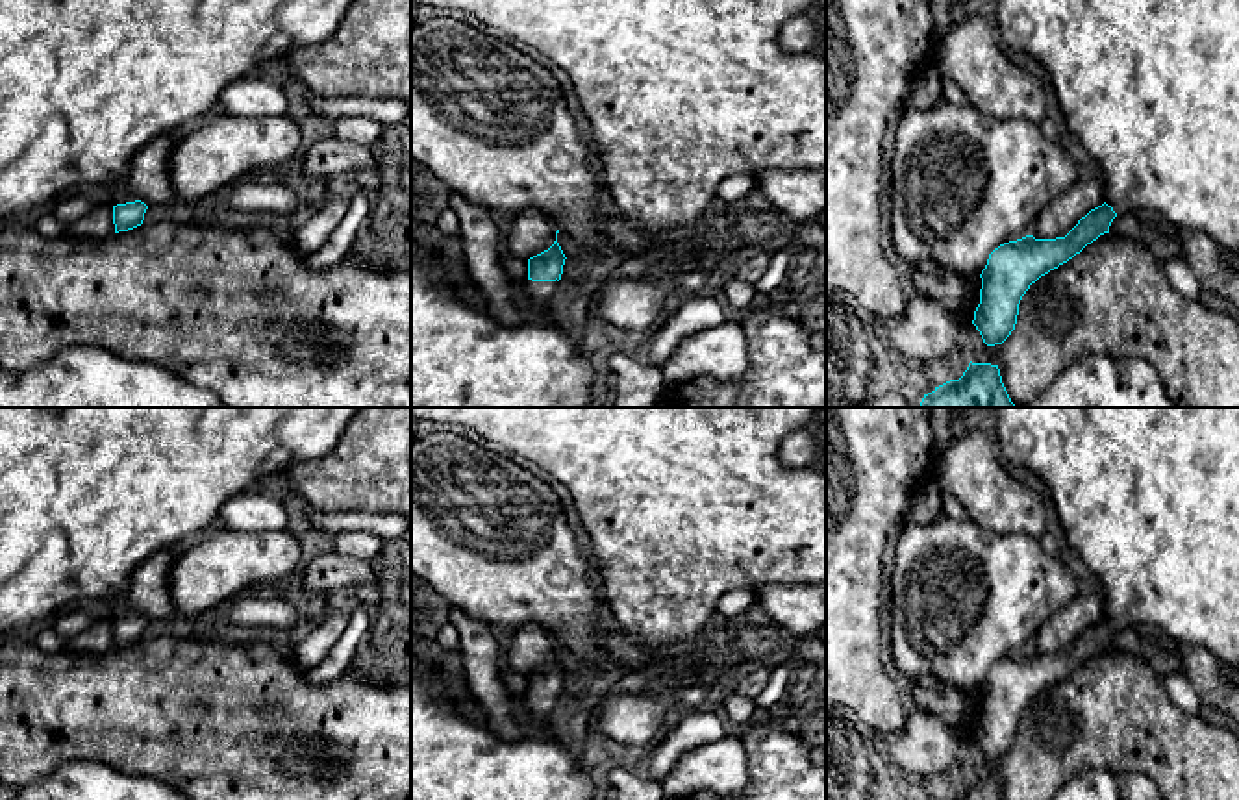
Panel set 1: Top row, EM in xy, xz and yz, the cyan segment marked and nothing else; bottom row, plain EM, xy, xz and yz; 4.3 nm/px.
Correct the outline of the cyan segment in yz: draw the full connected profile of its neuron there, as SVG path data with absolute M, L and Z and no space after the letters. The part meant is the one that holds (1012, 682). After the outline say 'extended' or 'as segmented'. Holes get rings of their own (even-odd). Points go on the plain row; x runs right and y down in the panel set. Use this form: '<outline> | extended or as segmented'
M995 407L995 413L998 419L998 444L1006 459L1009 465L1030 469L1048 487L1069 546L1078 552L1104 591L1106 617L1082 631L1065 652L1035 654L1026 650L1004 657L989 669L980 689L980 719L972 735L983 757L987 761L1002 759L1015 744L1019 719L1030 700L1072 674L1100 650L1109 648L1117 630L1150 624L1163 630L1176 643L1202 646L1219 661L1226 661L1239 670L1239 407Z | extended

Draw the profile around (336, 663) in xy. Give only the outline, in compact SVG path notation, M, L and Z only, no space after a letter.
M361 606L348 617L348 624L326 657L313 669L306 670L311 683L330 683L346 674L354 652L359 643L370 633L380 631L380 624Z

